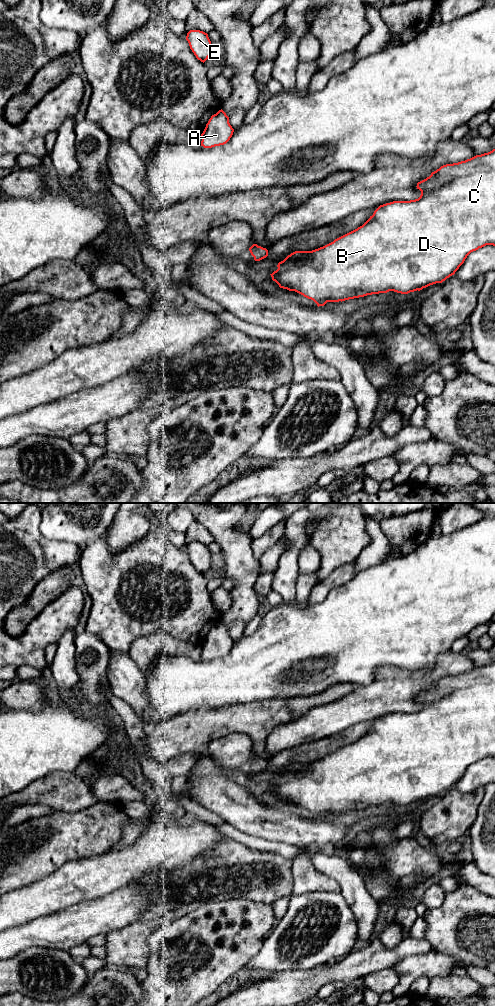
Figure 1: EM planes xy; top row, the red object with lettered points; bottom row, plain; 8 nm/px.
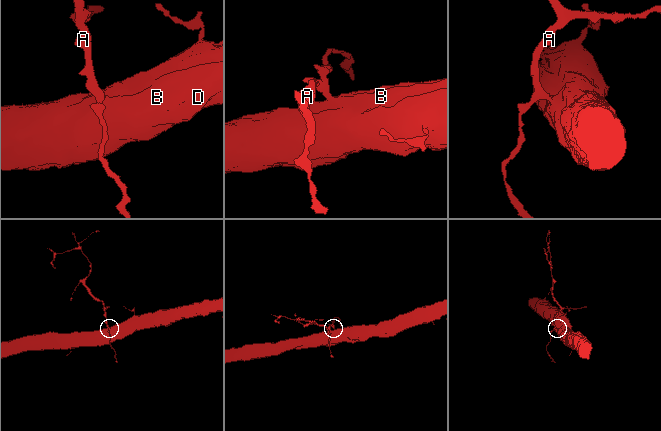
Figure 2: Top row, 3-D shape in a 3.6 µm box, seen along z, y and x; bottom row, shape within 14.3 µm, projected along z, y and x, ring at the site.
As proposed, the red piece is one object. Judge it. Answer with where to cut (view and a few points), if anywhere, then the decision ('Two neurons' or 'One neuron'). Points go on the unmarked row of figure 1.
No split. One neuron

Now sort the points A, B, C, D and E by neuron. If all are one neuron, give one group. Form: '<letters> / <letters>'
A B C D E

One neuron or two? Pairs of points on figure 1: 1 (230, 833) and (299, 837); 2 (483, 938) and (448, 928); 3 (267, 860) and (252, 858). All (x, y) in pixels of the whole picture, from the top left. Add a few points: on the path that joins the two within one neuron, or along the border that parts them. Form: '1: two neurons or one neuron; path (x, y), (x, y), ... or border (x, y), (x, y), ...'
1: two neurons; border (226, 823), (250, 835), (270, 840)
2: one neuron; path (474, 938), (468, 938), (457, 928)
3: one neuron; path (263, 860), (256, 860)

